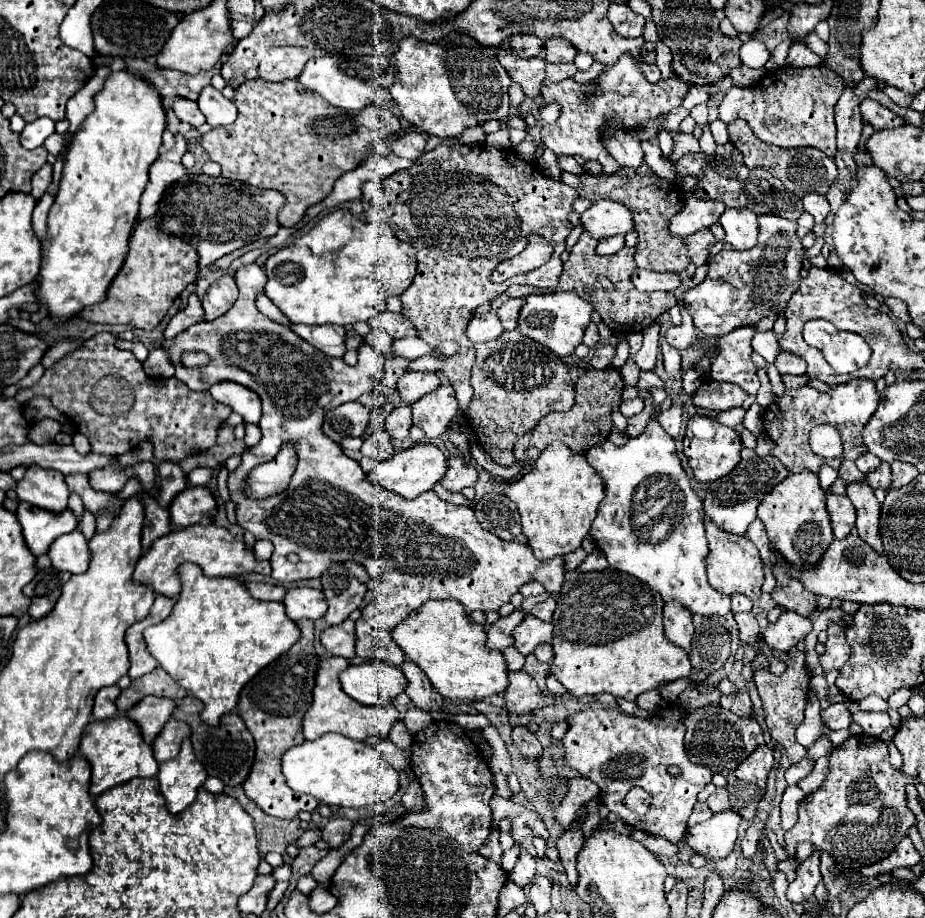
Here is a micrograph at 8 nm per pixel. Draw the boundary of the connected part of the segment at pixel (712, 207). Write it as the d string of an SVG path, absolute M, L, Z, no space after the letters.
M691 196L683 206L683 212L671 218L671 234L673 236L689 236L701 228L713 226L727 206L719 200L701 200Z

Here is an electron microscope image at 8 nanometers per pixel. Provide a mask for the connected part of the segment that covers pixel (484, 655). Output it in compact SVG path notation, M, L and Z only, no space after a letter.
M429 600L391 630L393 640L449 700L483 700L507 690L507 664L501 652L487 648L485 628L471 620L459 600Z

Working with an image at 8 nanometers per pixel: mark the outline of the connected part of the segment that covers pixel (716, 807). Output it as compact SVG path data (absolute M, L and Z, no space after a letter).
M717 788L717 792L707 798L707 806L711 808L713 814L731 808L731 806L729 806L729 798L727 798L727 790L725 790L725 788Z

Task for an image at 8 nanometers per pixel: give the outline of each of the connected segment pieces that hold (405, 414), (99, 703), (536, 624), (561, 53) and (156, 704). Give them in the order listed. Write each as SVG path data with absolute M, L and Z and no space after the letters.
M399 404L385 420L385 430L393 440L403 440L409 436L413 422L411 422L411 406Z
M107 686L107 688L101 688L95 696L95 708L93 708L93 718L95 720L105 720L105 718L111 718L117 714L117 708L115 708L115 698L119 696L121 688L119 686Z
M527 614L525 620L513 630L513 640L515 640L515 648L521 654L531 654L535 650L537 644L549 642L553 636L553 626L549 622L541 622L539 618Z
M549 38L545 42L543 58L547 62L573 62L577 56L577 48L565 38Z
M147 696L135 708L131 708L127 712L127 716L139 724L143 738L151 744L159 736L159 732L163 730L165 722L171 718L175 708L177 708L177 702L173 702L173 700Z

